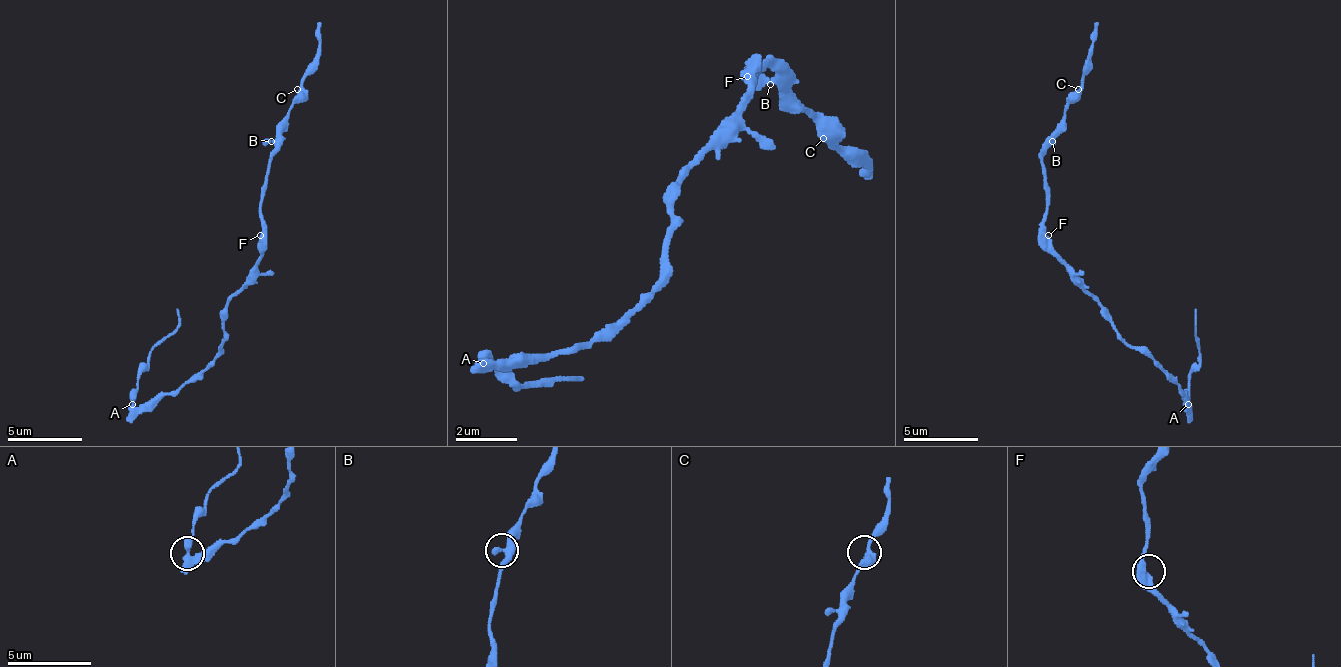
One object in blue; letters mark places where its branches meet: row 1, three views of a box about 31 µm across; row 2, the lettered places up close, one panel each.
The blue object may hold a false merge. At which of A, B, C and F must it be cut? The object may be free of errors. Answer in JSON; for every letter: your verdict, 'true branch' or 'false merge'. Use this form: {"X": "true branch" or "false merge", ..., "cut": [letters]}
{"A": "false merge", "B": "true branch", "C": "true branch", "F": "true branch", "cut": ["A"]}

